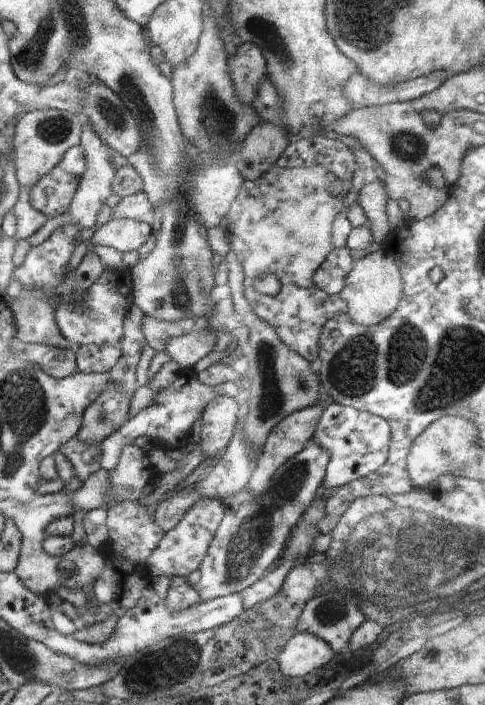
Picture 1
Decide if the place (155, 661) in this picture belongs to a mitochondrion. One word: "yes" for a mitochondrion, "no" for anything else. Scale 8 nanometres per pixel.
yes

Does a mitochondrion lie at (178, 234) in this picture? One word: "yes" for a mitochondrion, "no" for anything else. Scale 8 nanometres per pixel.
yes

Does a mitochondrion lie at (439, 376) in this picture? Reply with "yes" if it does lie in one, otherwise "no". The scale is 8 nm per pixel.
yes

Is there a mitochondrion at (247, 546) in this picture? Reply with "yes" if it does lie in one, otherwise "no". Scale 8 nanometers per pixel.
yes

